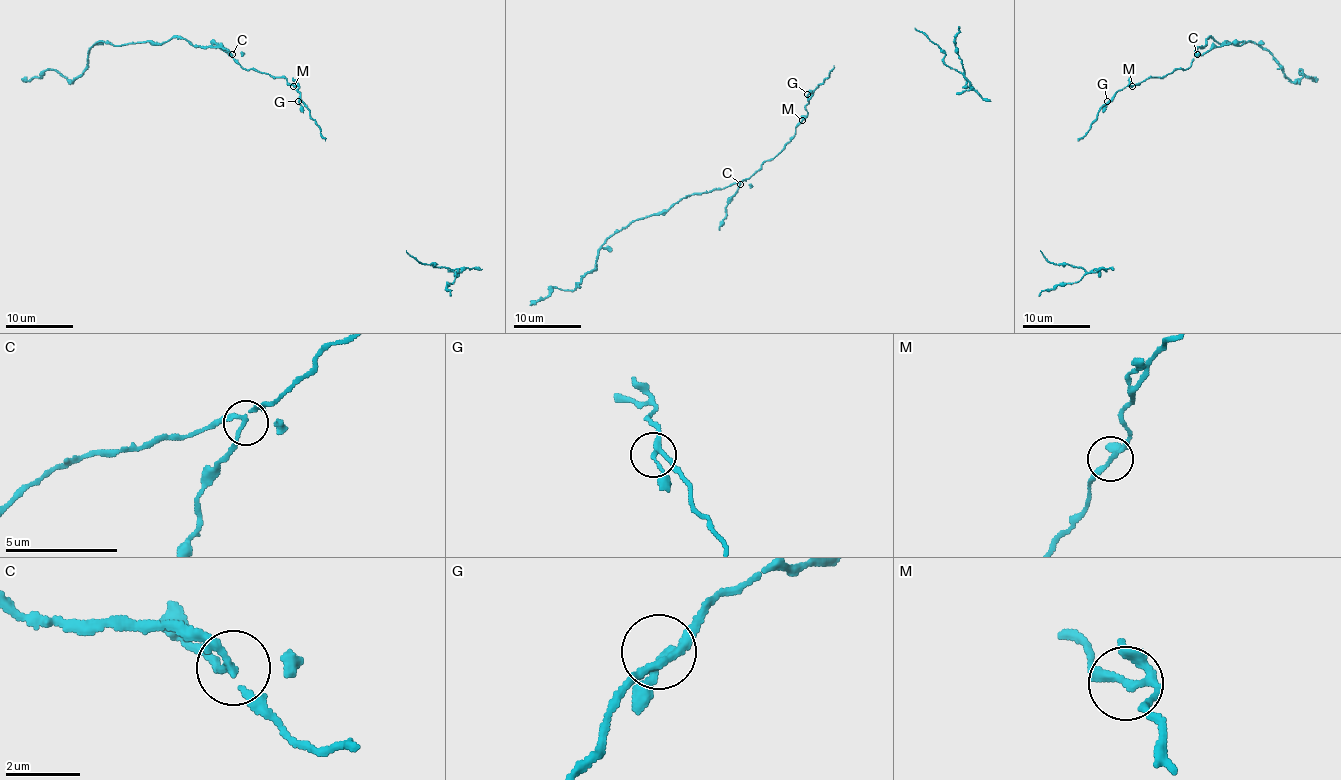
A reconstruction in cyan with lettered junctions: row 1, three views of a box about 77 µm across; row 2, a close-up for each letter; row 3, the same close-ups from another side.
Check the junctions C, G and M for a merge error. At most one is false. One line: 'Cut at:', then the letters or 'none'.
Cut at: C

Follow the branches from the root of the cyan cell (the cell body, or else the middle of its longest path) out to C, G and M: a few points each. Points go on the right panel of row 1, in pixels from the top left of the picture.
C: (1144, 80), (1187, 68), (1197, 55)
G: (1144, 80), (1121, 89), (1107, 101)
M: (1144, 80), (1132, 86)

